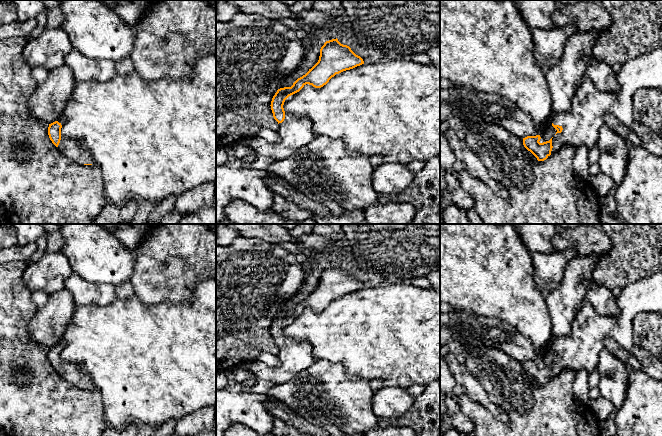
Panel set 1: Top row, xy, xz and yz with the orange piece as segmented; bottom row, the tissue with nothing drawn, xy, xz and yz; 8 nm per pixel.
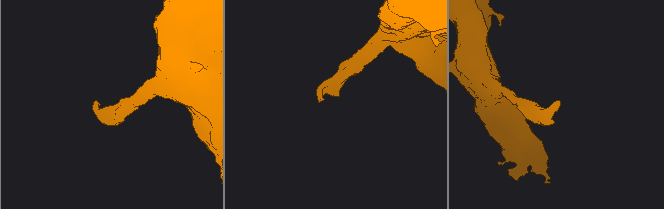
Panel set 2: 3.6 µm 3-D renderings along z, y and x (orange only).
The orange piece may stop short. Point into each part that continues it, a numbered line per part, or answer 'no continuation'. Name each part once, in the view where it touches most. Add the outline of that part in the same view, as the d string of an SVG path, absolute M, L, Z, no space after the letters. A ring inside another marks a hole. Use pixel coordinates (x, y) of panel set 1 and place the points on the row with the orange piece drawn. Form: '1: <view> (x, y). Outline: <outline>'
1: yz (581, 124). Outline: M658 48L650 53L643 54L636 59L627 61L622 65L616 75L619 92L599 91L594 83L585 76L571 100L571 108L554 116L553 124L563 128L552 138L551 154L558 152L564 145L571 145L577 149L580 145L586 145L591 149L596 145L599 130L604 124L604 116L611 114L625 126L630 126L633 121L633 96L638 90L645 88L662 89L662 49Z

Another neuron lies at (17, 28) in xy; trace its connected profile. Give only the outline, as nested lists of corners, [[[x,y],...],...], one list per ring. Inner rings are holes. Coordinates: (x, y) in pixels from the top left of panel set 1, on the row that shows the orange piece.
[[[30,18],[27,21],[16,20],[9,24],[0,25],[0,40],[20,36],[28,38],[36,27],[36,18]]]

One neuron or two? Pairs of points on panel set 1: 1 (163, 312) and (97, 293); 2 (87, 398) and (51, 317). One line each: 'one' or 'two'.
1: two
2: two

